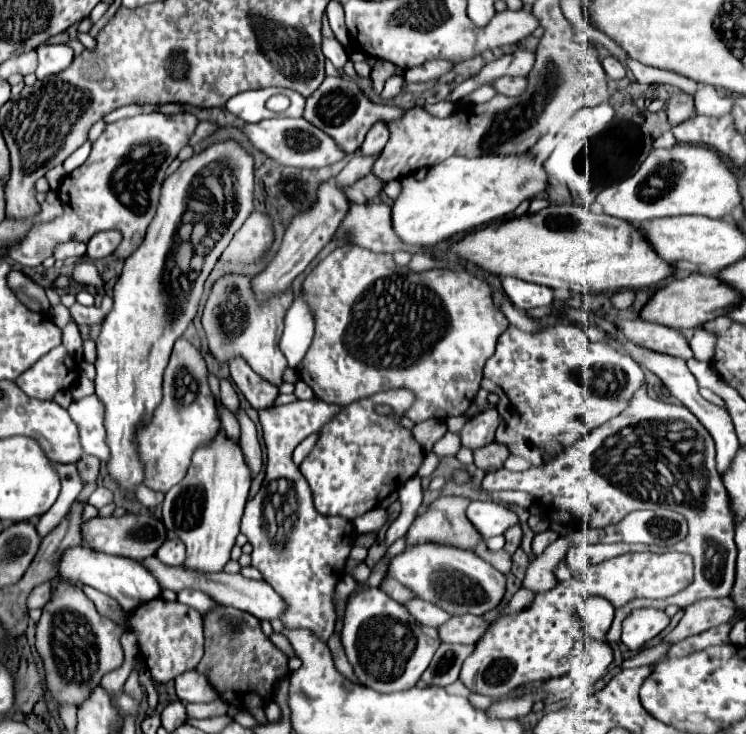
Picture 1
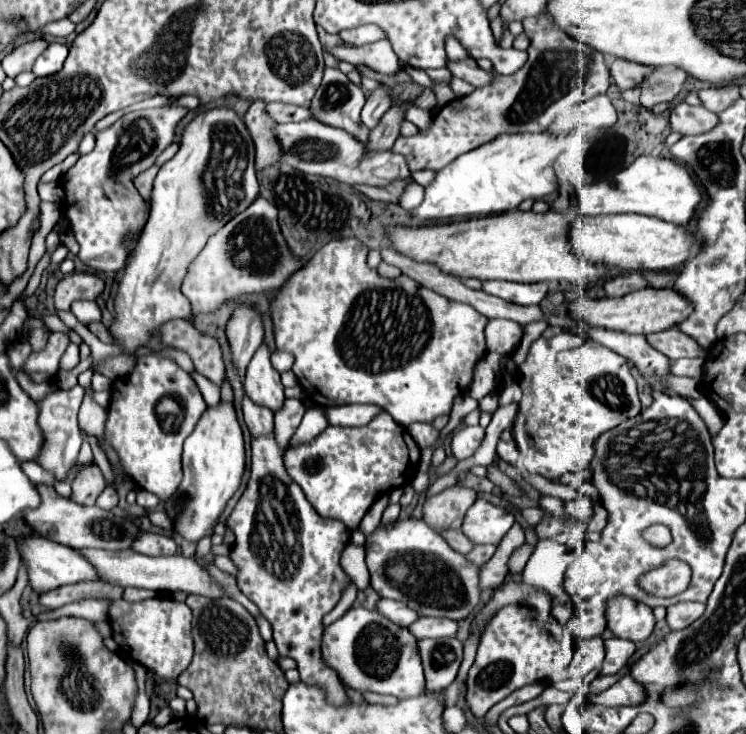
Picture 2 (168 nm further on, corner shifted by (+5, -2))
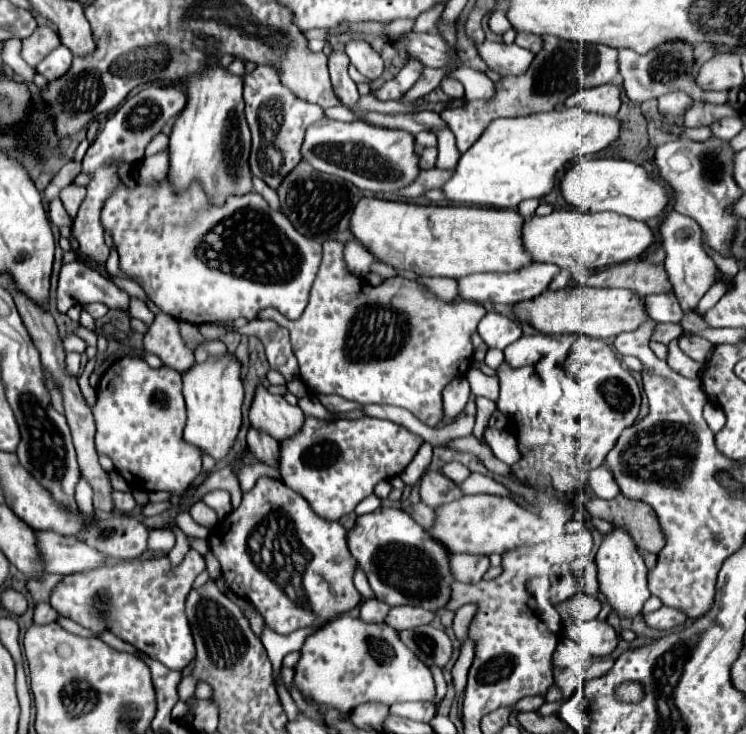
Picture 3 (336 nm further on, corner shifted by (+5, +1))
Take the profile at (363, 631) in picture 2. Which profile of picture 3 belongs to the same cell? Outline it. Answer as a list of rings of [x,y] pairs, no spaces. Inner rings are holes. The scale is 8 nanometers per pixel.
[[[349,614],[337,616],[335,620],[327,622],[321,630],[307,636],[301,648],[301,660],[295,666],[295,684],[303,696],[313,694],[317,702],[337,706],[337,710],[345,710],[347,714],[353,710],[353,706],[359,706],[363,702],[383,702],[391,706],[393,702],[415,702],[415,700],[431,702],[435,696],[431,670],[403,644],[397,630],[393,630],[389,624],[363,622],[361,618],[353,618]]]

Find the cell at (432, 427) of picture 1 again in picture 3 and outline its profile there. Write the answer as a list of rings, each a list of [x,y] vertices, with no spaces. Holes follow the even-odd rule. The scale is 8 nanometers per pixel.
[[[467,378],[453,380],[445,388],[445,394],[443,394],[443,420],[441,422],[455,420],[463,412],[467,400],[469,400],[469,382],[467,382]]]

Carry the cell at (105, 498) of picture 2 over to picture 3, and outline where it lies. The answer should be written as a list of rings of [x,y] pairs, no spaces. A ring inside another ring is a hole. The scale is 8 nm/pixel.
[[[113,490],[113,506],[119,512],[131,512],[137,504],[135,504],[135,500],[133,500],[133,496],[129,492],[117,492],[117,490]]]

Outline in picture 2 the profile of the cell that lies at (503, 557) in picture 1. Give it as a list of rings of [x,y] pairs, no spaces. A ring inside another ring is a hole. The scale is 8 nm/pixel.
[[[445,529],[445,531],[439,531],[439,535],[449,543],[449,547],[451,549],[455,549],[455,551],[459,551],[459,553],[469,553],[471,549],[473,549],[473,543],[459,531],[459,529]]]

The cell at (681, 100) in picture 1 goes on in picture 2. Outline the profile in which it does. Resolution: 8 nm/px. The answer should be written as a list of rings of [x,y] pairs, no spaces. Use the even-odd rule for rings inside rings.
[[[679,103],[671,111],[671,129],[681,135],[699,135],[713,127],[717,127],[717,113],[709,113],[705,107],[691,107],[687,103]]]

